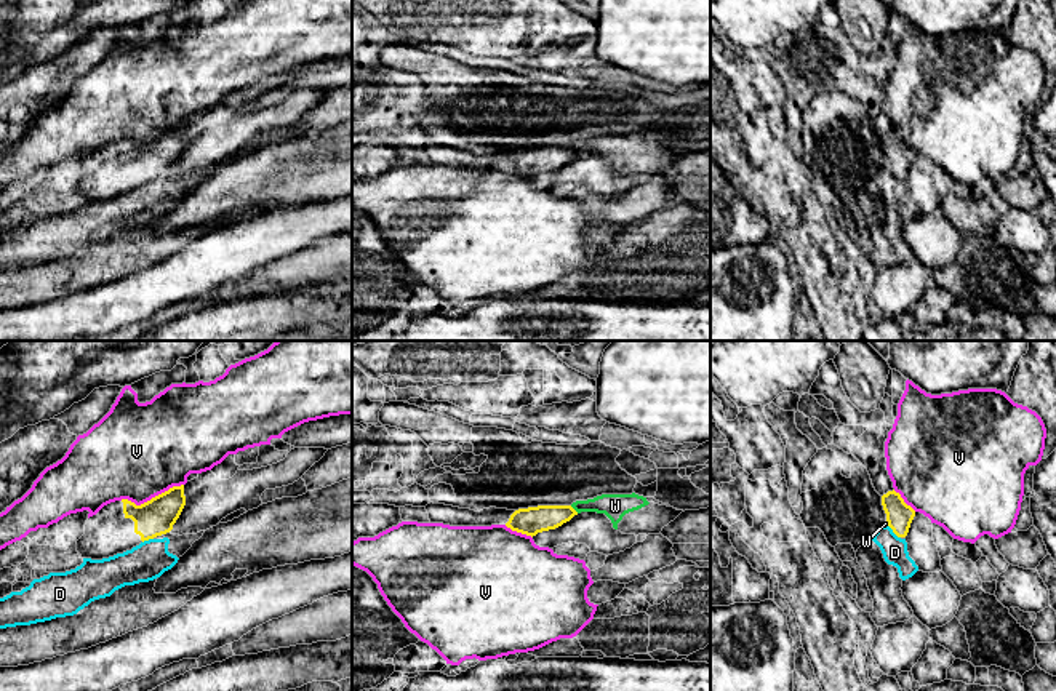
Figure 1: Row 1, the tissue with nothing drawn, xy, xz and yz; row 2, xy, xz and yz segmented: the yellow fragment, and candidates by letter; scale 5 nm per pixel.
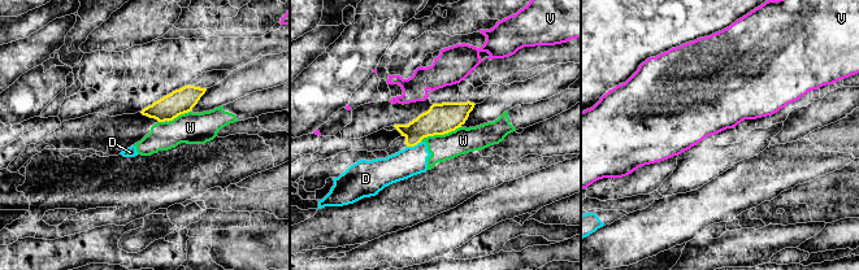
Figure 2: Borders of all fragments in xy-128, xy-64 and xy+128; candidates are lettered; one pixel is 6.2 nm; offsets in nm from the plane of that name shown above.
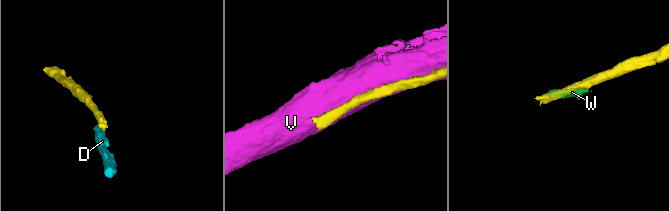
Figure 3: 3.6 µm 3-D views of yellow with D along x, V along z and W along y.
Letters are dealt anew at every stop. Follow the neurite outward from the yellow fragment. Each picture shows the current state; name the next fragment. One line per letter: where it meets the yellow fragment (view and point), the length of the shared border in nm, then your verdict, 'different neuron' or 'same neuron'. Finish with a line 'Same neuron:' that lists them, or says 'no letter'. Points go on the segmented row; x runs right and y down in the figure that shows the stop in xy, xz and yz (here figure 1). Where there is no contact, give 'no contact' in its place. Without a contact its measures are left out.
D: contact yz (893, 531); length 90 nm; different neuron
V: contact xy (152, 498); length 340 nm; different neuron
W: contact xz (573, 509); length 60 nm; different neuron
Same neuron: no letter

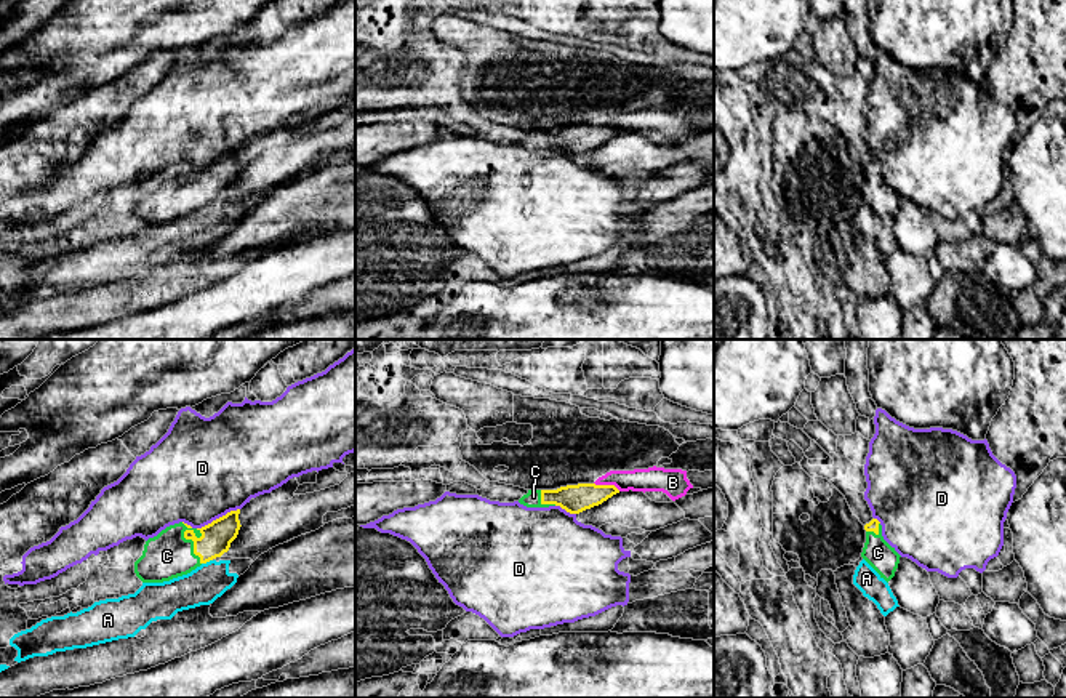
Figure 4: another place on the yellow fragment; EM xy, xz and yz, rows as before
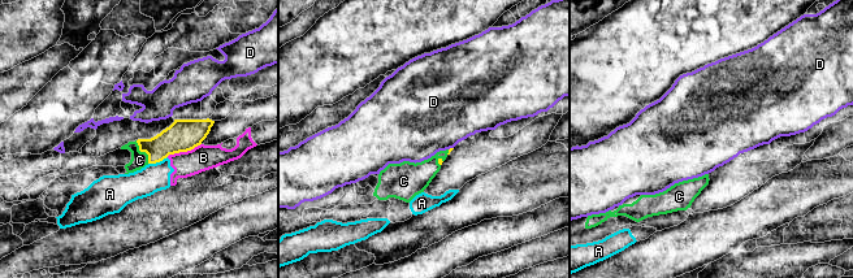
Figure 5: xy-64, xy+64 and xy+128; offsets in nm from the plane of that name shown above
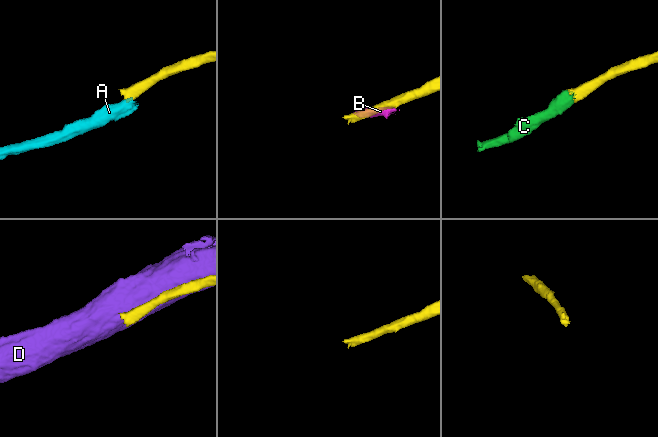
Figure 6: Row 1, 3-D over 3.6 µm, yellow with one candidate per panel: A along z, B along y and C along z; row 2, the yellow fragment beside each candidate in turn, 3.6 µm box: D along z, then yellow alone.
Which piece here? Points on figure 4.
A: contact xy (207, 561); length 60 nm; different neuron
B: contact xz (607, 485); length 140 nm; different neuron
C: contact xy (192, 540); length 240 nm; same neuron
D: contact xy (220, 517); length 240 nm; different neuron
Same neuron: C

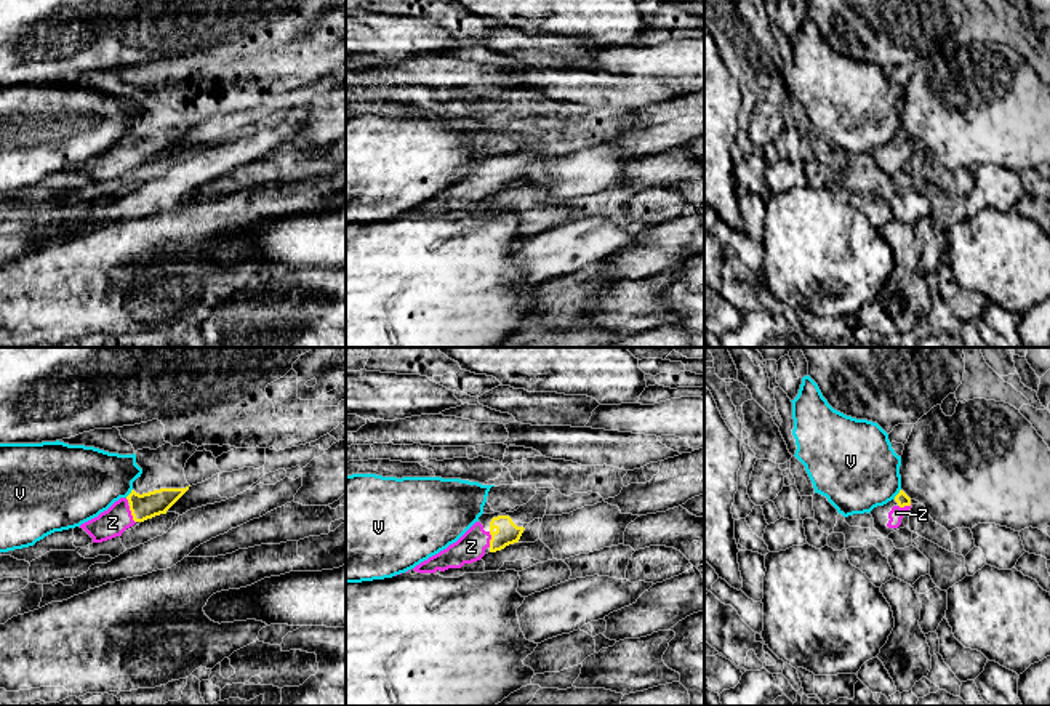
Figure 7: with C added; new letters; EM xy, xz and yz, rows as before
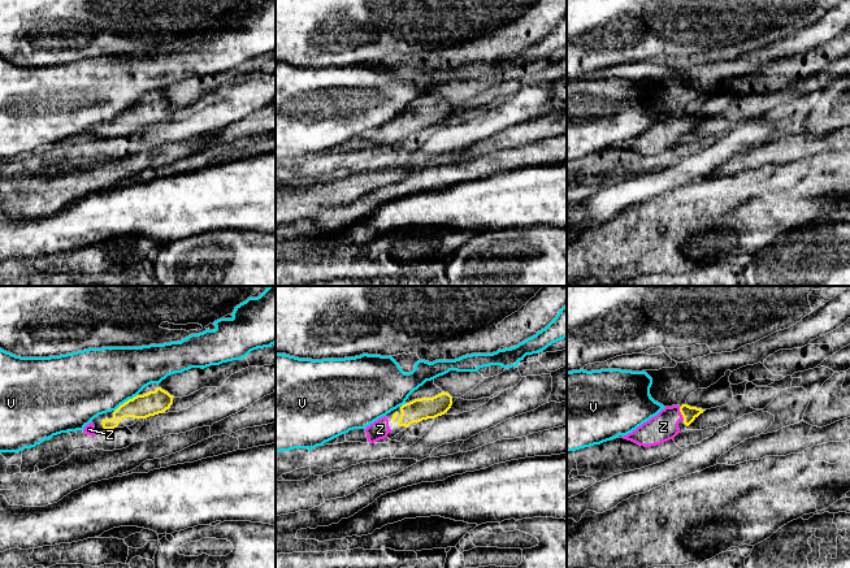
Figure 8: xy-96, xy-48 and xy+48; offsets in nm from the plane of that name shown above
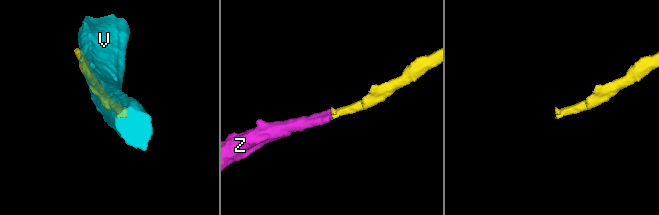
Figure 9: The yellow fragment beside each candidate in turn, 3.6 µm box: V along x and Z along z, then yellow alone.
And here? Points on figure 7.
V: contact yz (898, 493); length 70 nm; different neuron
Z: contact xy (132, 514); length 90 nm; same neuron
Same neuron: Z

